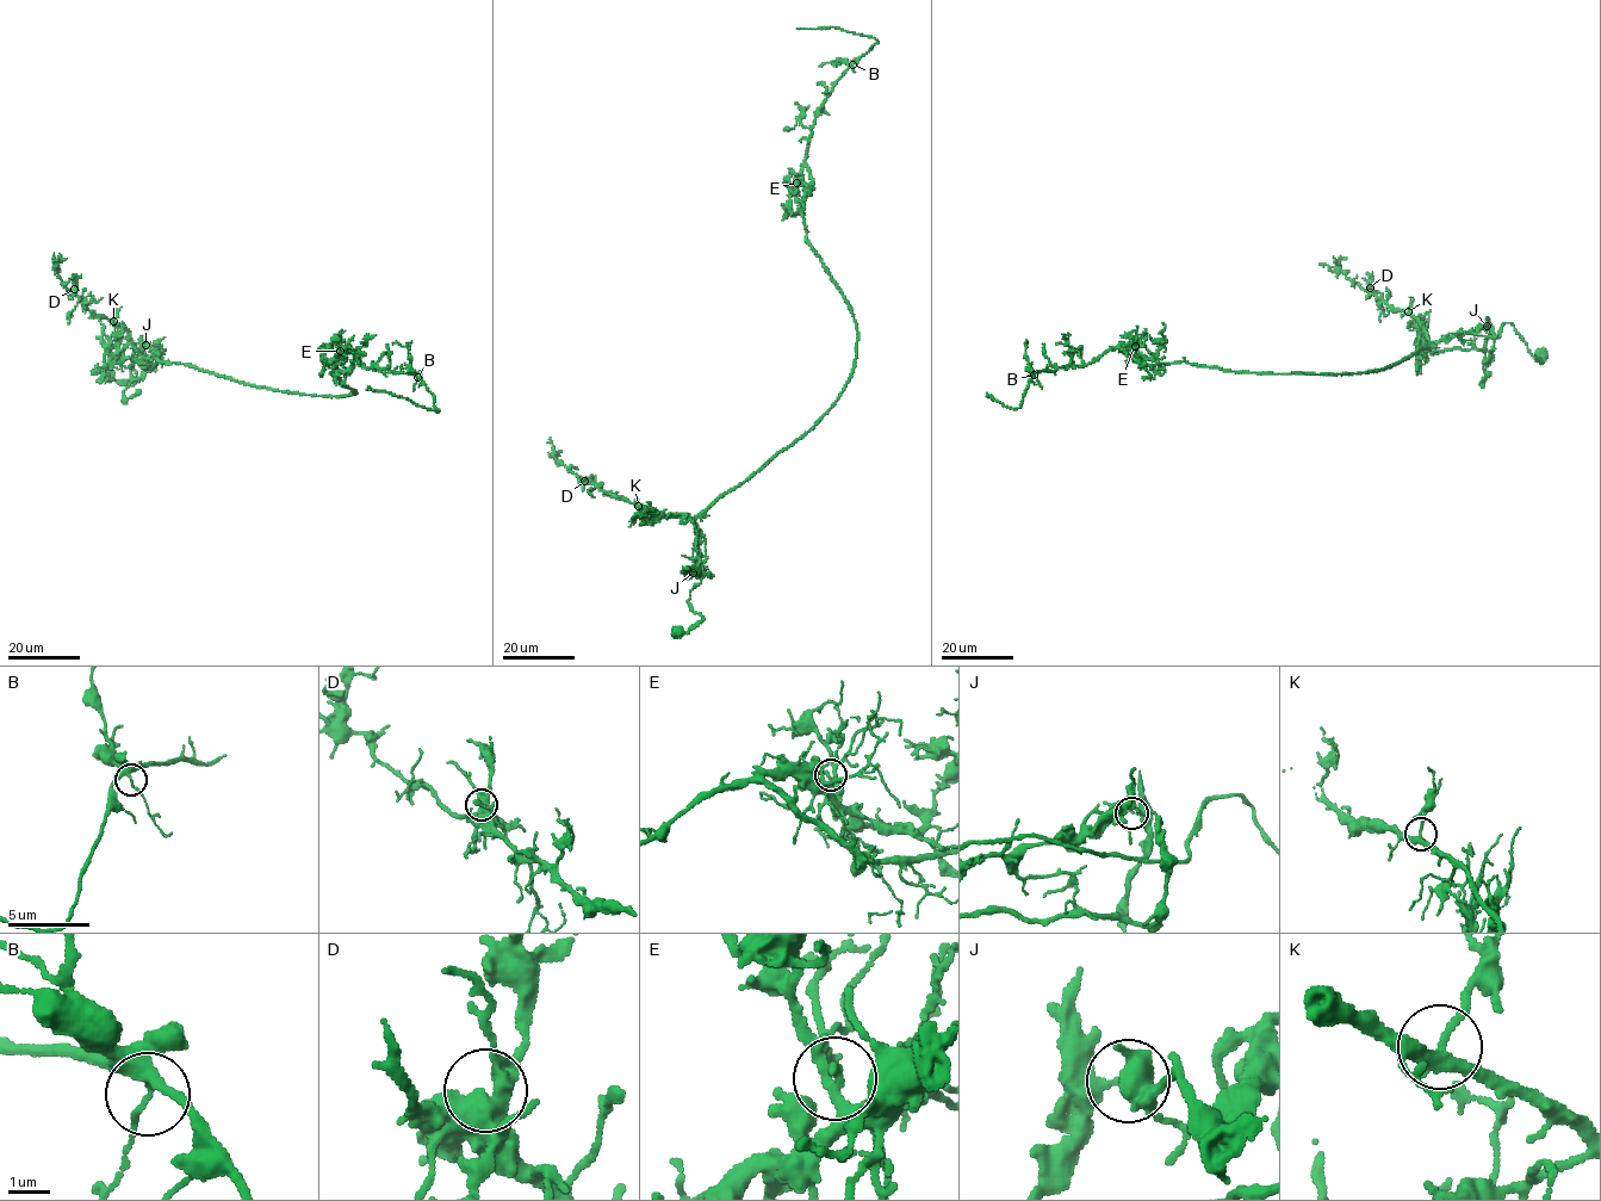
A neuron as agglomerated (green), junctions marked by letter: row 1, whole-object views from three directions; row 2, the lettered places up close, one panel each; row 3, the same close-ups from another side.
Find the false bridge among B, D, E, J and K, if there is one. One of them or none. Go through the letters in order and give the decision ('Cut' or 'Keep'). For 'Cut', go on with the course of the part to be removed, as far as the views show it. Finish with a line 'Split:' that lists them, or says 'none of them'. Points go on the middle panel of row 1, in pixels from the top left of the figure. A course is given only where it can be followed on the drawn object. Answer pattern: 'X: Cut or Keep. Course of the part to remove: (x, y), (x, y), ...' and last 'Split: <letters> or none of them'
B: Keep
D: Keep
E: Keep
J: Cut. Course of the part to remove: (693, 573), (696, 530), (674, 514), (692, 519), (706, 562), (688, 602), (702, 618), (671, 630)
K: Keep
Split: J

